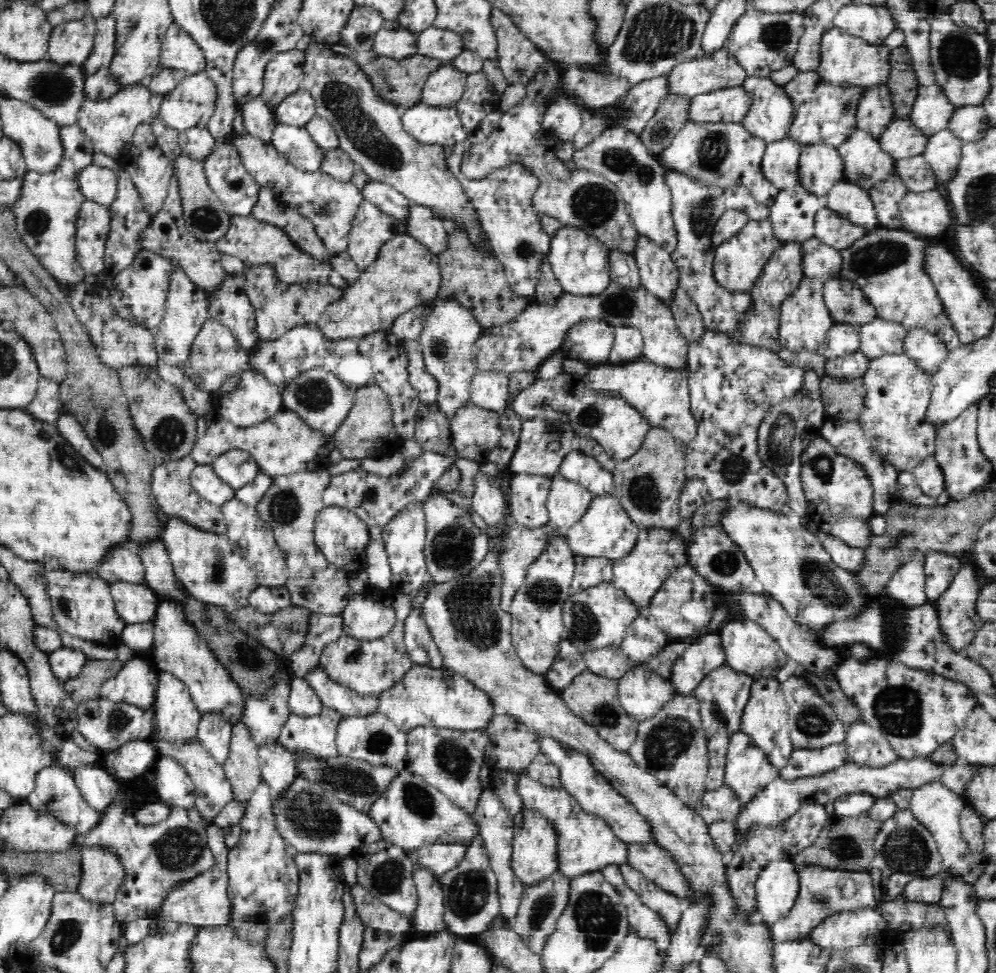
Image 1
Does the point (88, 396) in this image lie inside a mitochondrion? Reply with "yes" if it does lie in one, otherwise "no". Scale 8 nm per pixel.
yes

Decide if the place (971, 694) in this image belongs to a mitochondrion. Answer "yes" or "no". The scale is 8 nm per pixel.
no

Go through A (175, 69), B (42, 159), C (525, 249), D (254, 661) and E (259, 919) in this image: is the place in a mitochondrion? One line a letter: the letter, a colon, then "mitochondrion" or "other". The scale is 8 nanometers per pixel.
A: other
B: other
C: mitochondrion
D: mitochondrion
E: mitochondrion

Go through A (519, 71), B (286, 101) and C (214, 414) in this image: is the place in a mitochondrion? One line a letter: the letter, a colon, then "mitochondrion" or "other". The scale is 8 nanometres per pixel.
A: mitochondrion
B: other
C: other

